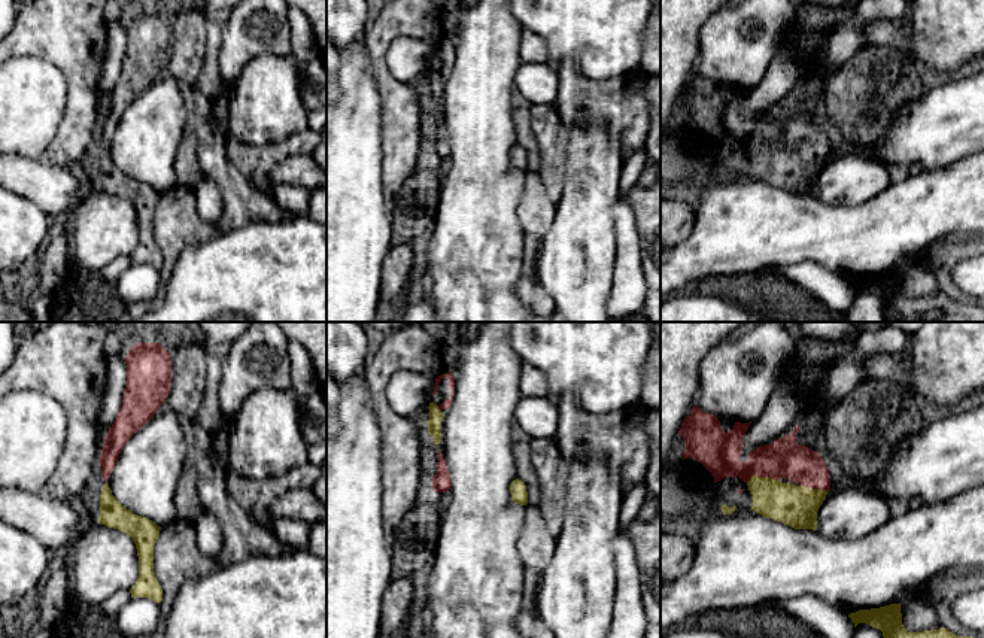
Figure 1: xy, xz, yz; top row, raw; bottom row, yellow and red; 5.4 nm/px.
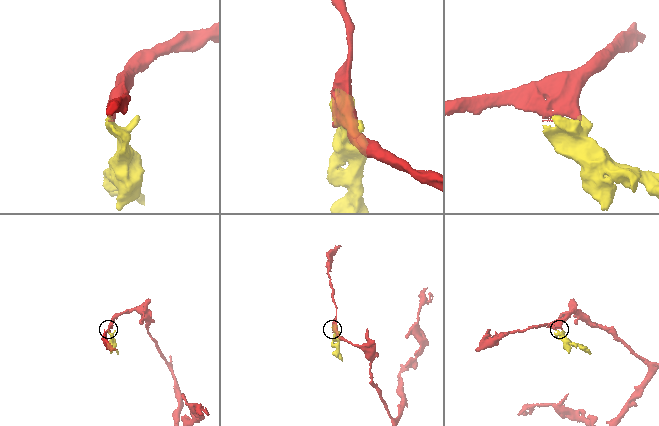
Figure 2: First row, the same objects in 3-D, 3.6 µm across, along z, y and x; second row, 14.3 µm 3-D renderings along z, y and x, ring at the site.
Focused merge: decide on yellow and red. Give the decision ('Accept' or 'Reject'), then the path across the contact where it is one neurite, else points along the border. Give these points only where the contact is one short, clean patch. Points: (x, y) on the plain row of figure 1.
Accept. Path across: yz (795, 172), (787, 170), (761, 143), (783, 124)

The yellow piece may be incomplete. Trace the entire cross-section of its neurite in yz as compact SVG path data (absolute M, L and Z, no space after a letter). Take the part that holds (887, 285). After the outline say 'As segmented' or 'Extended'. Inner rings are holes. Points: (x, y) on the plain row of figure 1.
M901 270L859 276L848 283L854 294L866 289L883 298L886 322L890 322L895 315L905 316L908 322L984 322L983 307L959 303L945 294L908 298L902 291ZM933 309L939 309L944 315L933 320L924 320L921 316Z. As segmented

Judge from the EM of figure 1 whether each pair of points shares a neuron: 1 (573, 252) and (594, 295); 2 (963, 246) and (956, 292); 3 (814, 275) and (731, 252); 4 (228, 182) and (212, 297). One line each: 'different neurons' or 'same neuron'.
1: same neuron
2: same neuron
3: different neurons
4: different neurons

